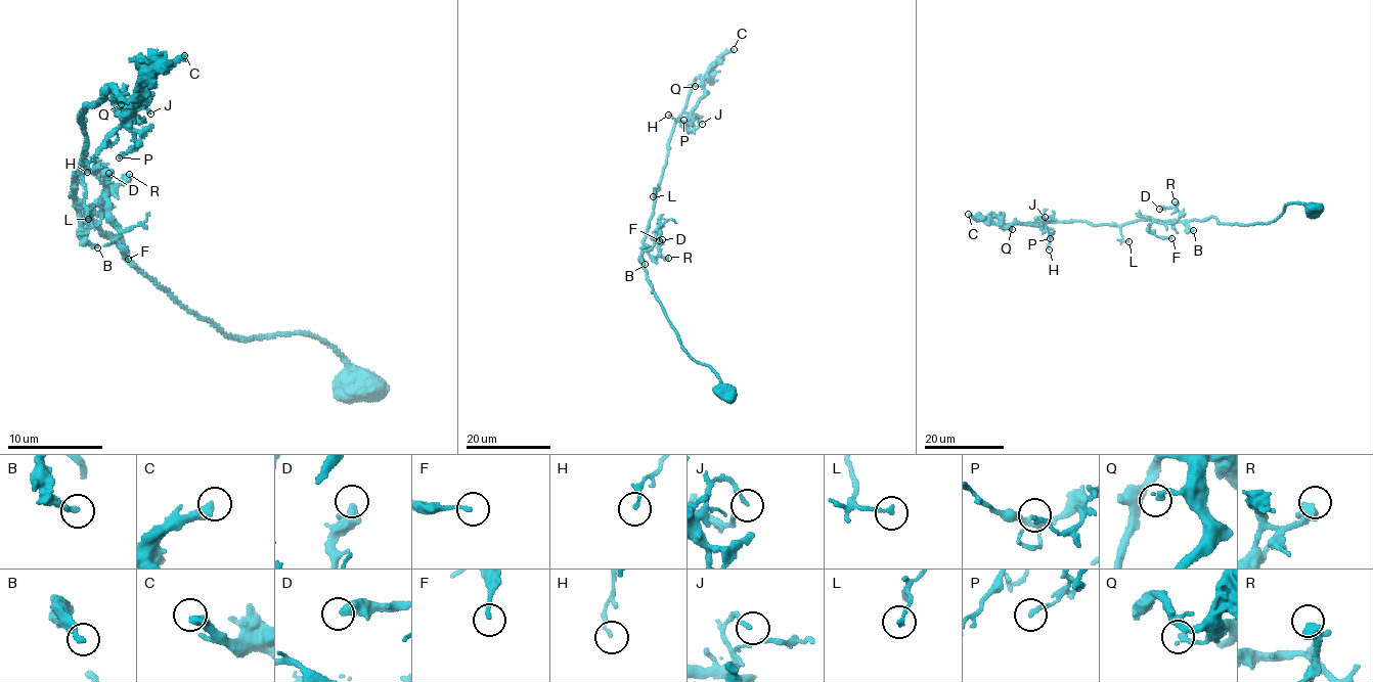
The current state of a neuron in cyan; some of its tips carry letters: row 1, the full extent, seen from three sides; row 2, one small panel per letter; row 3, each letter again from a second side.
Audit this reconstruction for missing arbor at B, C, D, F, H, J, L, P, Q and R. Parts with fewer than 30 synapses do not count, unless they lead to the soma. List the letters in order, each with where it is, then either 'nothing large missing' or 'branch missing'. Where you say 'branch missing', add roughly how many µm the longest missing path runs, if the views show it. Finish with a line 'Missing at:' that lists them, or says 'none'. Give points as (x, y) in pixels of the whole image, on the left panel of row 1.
B: at (97, 247); nothing large missing
C: at (184, 55); branch missing; about 110 µm are missing
D: at (108, 173); nothing large missing
F: at (128, 259); nothing large missing
H: at (87, 172); nothing large missing
J: at (150, 114); nothing large missing
L: at (88, 219); nothing large missing
P: at (119, 157); nothing large missing
Q: at (121, 104); nothing large missing
R: at (129, 174); nothing large missing
Missing at: C

